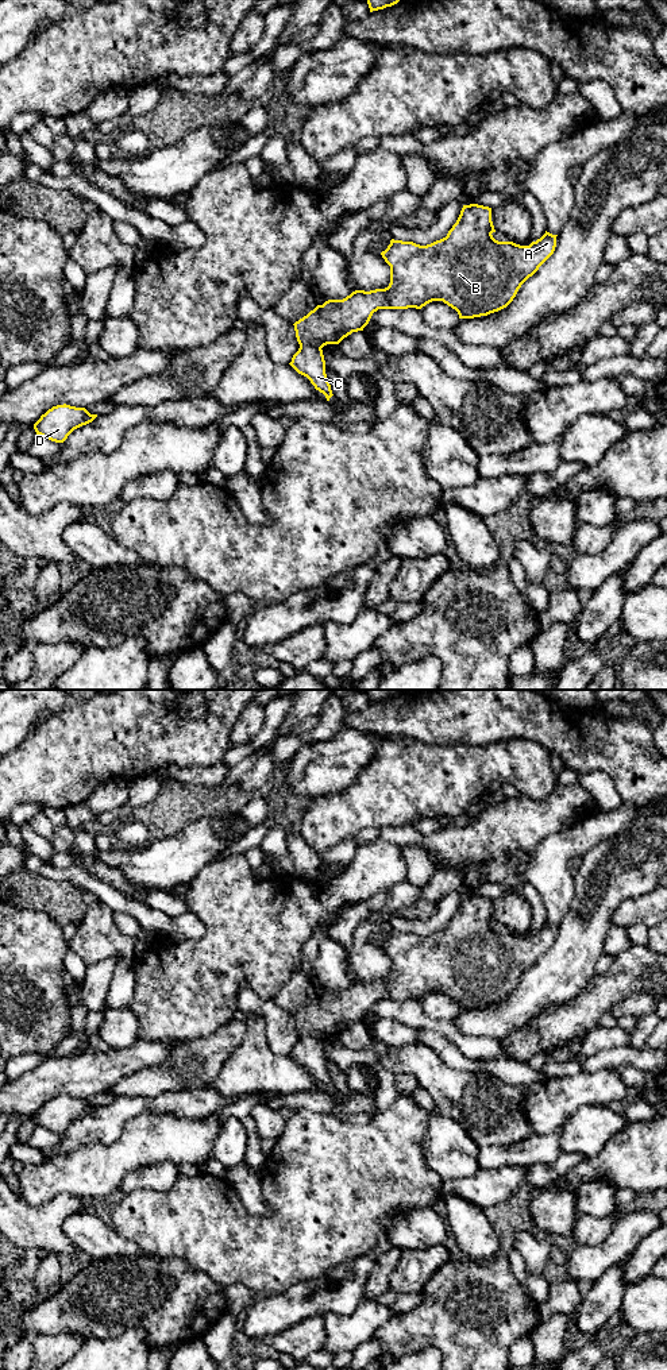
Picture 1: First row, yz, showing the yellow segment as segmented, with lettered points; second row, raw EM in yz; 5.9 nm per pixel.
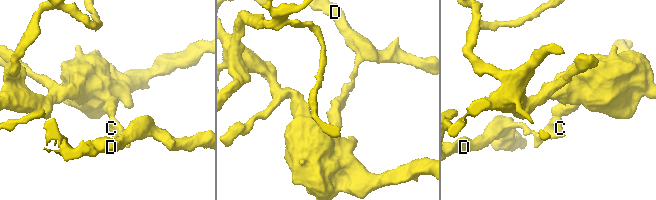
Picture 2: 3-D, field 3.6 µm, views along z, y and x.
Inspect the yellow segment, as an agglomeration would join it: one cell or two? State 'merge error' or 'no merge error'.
merge error

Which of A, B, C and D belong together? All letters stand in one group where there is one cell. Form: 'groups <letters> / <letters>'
groups A B / C D

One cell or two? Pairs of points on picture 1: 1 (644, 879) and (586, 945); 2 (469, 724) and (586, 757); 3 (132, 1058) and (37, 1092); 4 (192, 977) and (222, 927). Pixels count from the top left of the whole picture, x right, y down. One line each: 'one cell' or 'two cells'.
1: one cell
2: one cell
3: one cell
4: one cell

